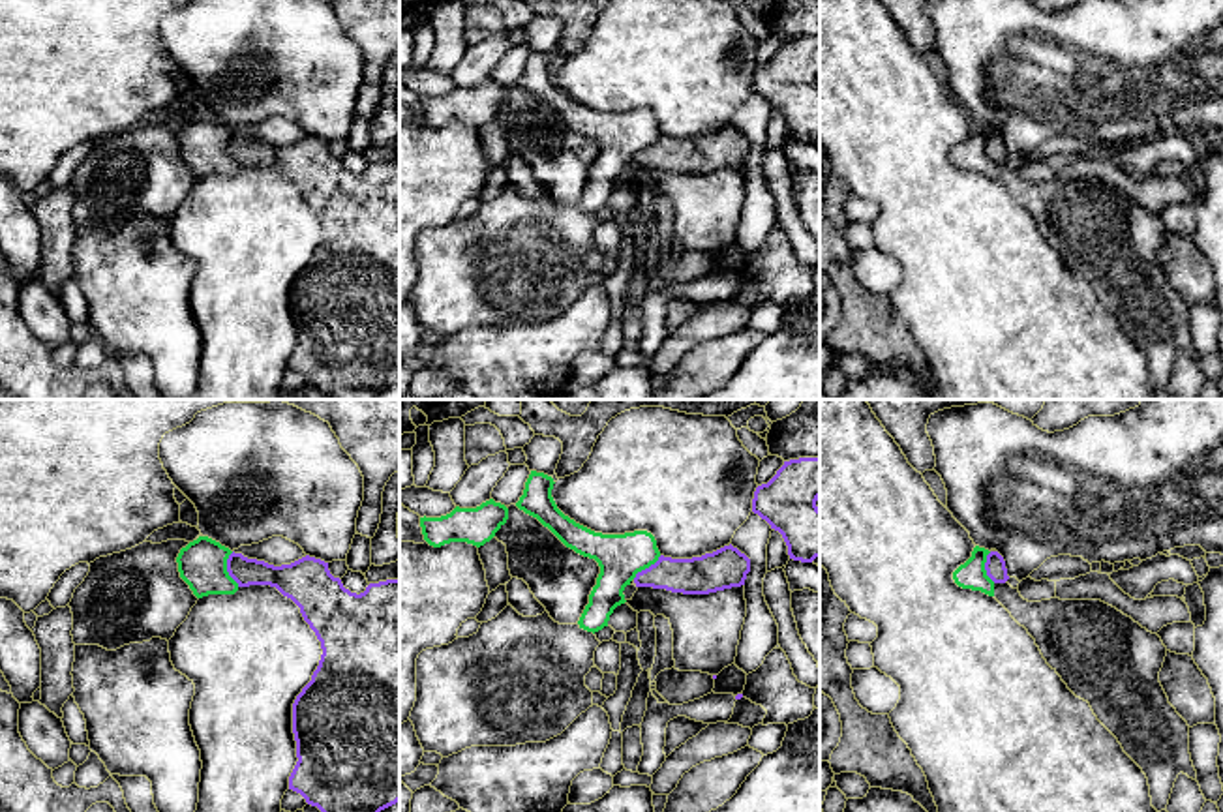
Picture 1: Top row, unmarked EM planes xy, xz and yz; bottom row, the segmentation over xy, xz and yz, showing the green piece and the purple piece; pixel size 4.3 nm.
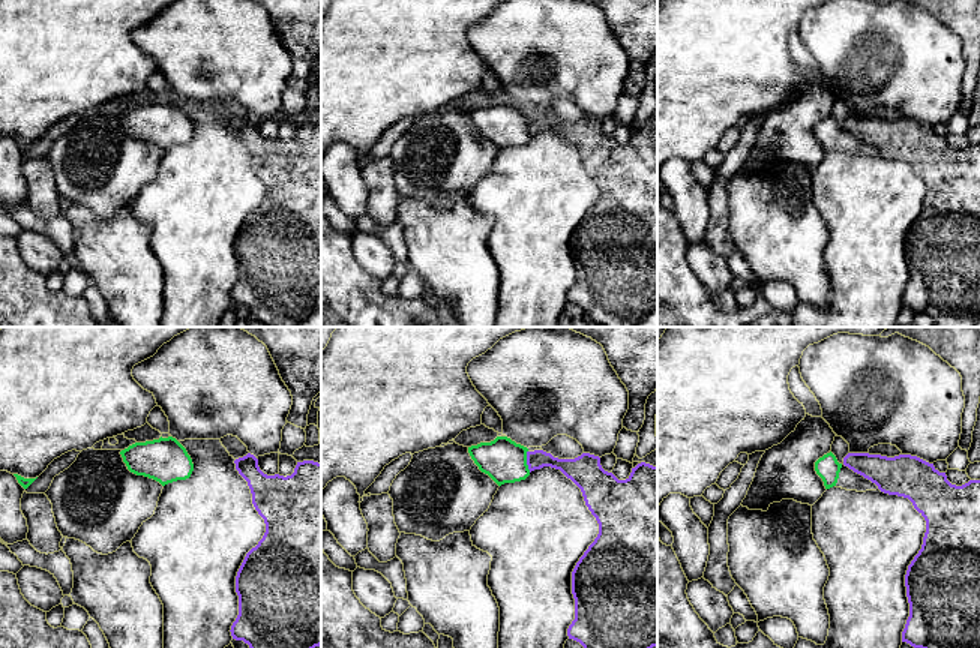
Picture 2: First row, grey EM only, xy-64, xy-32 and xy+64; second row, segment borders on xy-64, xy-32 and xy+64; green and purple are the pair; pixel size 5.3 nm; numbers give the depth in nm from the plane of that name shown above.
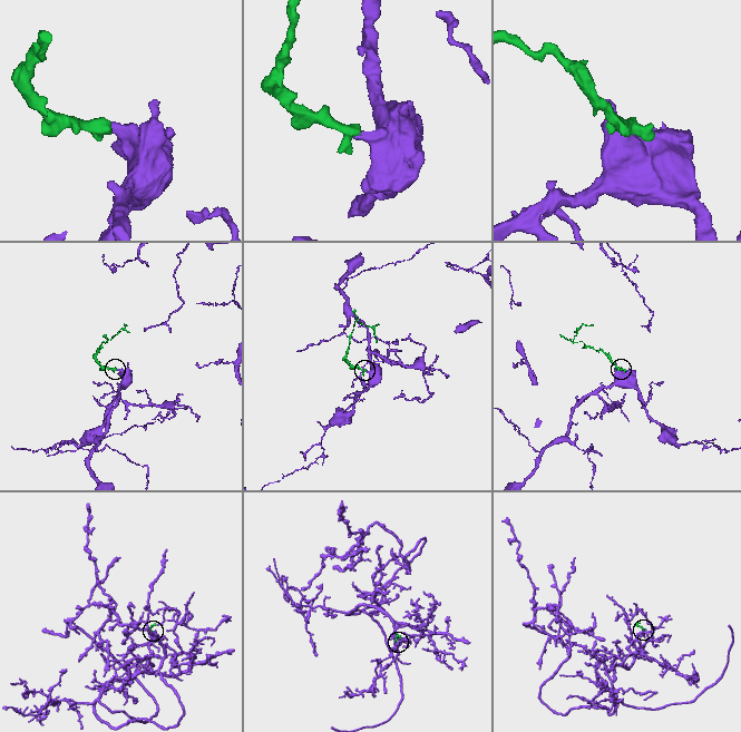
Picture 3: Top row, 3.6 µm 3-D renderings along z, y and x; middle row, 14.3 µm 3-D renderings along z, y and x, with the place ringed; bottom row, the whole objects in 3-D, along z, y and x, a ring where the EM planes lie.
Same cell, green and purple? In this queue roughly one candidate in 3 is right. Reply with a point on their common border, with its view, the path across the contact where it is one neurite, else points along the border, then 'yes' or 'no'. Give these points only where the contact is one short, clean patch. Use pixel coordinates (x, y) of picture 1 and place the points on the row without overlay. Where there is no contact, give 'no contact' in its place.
xy (226, 149) | along xy (231, 132), (227, 154), (239, 165) | no

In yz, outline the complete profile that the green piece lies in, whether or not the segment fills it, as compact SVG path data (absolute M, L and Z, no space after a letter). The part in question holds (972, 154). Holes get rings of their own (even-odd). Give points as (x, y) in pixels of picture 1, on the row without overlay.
M975 126L972 137L953 152L955 163L994 176L1028 210L1047 244L1077 278L1090 283L1097 300L1142 349L1152 386L1157 392L1165 390L1178 354L1184 353L1197 360L1197 351L1189 334L1189 306L1169 283L1159 263L1167 236L1161 218L1101 180L1060 180L1054 176L1028 182L1007 161L994 163L987 156L989 133L989 129Z

